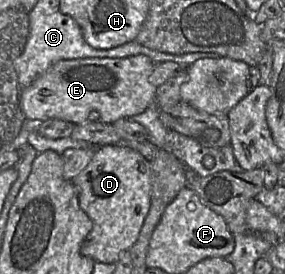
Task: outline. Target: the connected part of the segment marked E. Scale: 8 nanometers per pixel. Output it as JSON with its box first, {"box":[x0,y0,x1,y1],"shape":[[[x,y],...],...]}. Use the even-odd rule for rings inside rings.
{"box":[20,55,157,125],"shape":[[[146,55],[125,58],[84,58],[61,60],[50,66],[35,81],[20,92],[20,108],[27,120],[62,119],[75,125],[87,122],[113,124],[144,112],[156,101],[157,88],[149,82],[155,63]]]}

